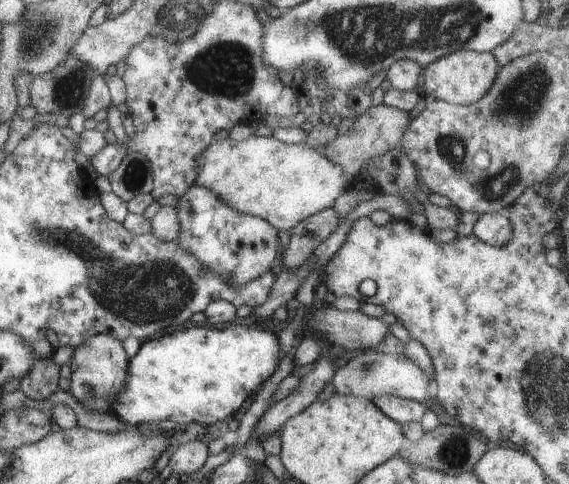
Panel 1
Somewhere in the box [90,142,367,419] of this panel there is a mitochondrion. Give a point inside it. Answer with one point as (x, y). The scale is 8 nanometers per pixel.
(135, 176)

